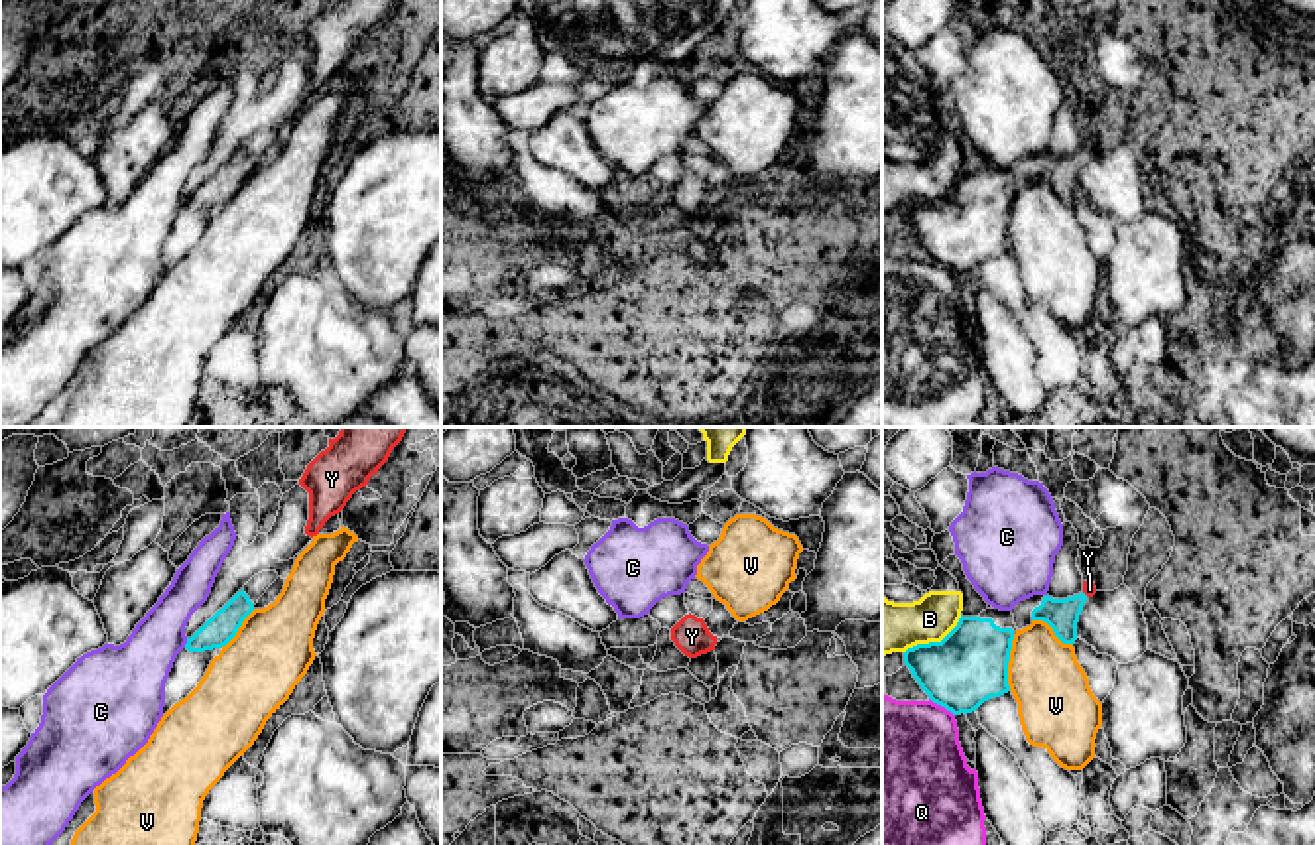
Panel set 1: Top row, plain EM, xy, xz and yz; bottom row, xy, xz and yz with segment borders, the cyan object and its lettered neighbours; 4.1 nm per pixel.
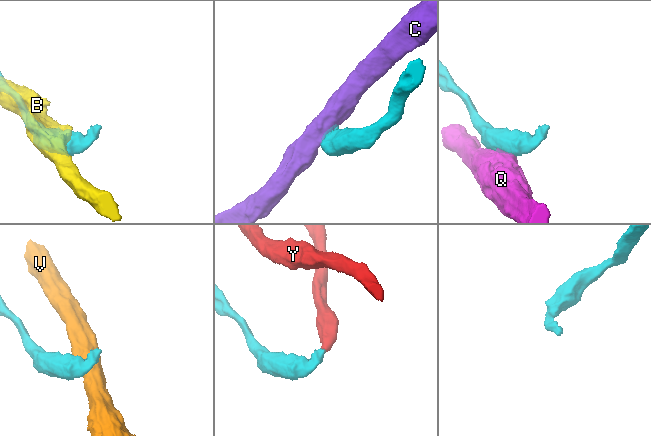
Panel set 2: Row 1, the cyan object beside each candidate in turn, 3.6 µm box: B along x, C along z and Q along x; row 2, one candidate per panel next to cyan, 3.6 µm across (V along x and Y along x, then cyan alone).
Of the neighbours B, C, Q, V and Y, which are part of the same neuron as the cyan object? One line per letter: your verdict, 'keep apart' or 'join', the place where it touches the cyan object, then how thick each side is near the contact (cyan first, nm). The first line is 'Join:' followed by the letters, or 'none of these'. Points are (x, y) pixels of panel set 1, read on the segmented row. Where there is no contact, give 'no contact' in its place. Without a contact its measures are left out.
Join: Y
B: keep apart; contact yz (934, 643); calibres 320 and 220 nm
C: keep apart; contact xy (187, 643); calibres 120 and 260 nm
Q: keep apart; contact yz (941, 706); calibres 320 and 440 nm
V: keep apart; contact yz (1008, 660); calibres 320 and 300 nm
Y: join; no contact

